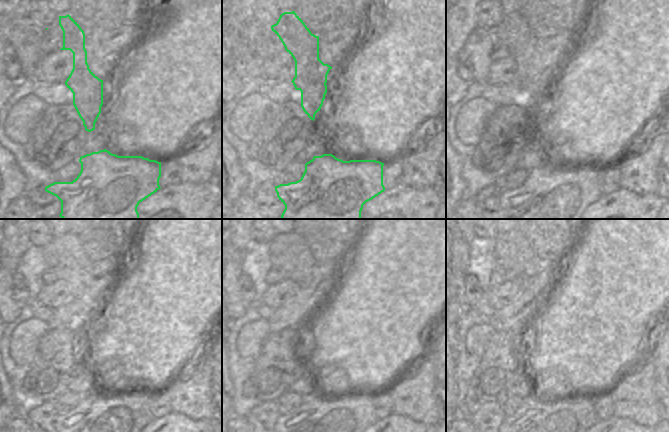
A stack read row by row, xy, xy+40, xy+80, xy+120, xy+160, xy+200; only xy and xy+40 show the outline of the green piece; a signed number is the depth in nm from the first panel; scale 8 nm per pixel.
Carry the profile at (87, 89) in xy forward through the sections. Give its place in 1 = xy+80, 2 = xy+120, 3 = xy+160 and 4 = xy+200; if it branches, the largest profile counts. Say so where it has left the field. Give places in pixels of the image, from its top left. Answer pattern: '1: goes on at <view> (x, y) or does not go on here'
1: goes on at xy+80 (513, 31)
2: goes on at xy+120 (65, 255)
3: goes on at xy+160 (288, 252)
4: goes on at xy+200 (513, 253)

